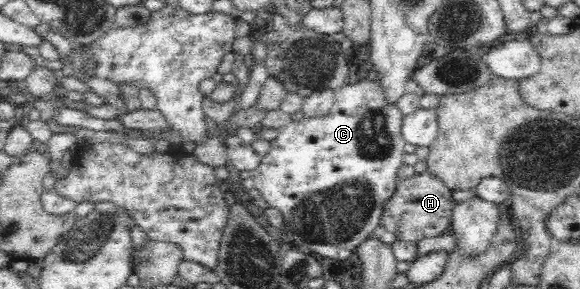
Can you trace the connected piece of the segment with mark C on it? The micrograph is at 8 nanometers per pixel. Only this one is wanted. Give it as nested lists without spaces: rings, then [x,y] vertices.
[[[364,79],[338,88],[333,108],[324,117],[303,117],[278,129],[278,136],[270,142],[271,148],[262,155],[261,164],[251,178],[268,206],[282,214],[286,234],[292,242],[324,258],[346,260],[361,242],[380,231],[384,204],[394,194],[396,174],[404,166],[402,158],[407,143],[401,134],[403,118],[397,105],[388,105],[382,99],[382,91],[376,91],[376,82]]]

